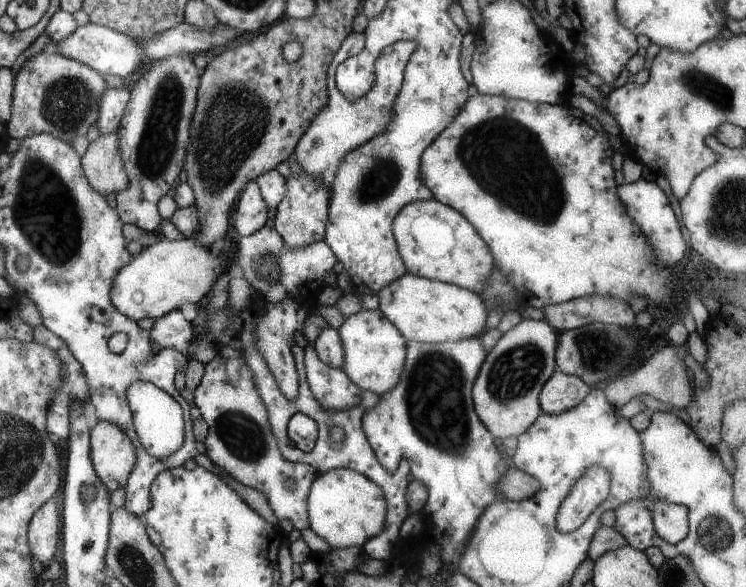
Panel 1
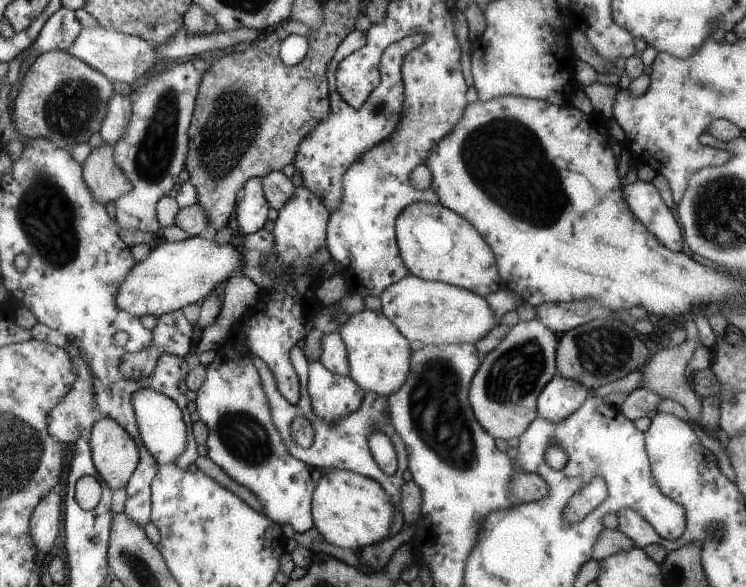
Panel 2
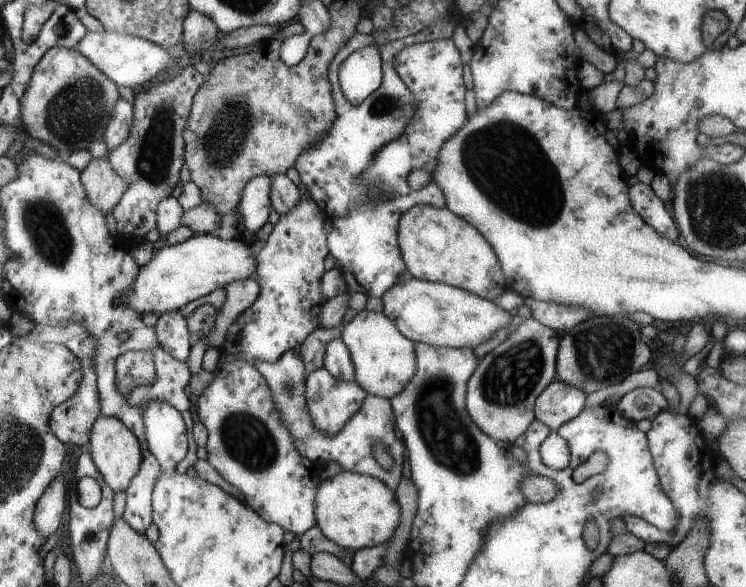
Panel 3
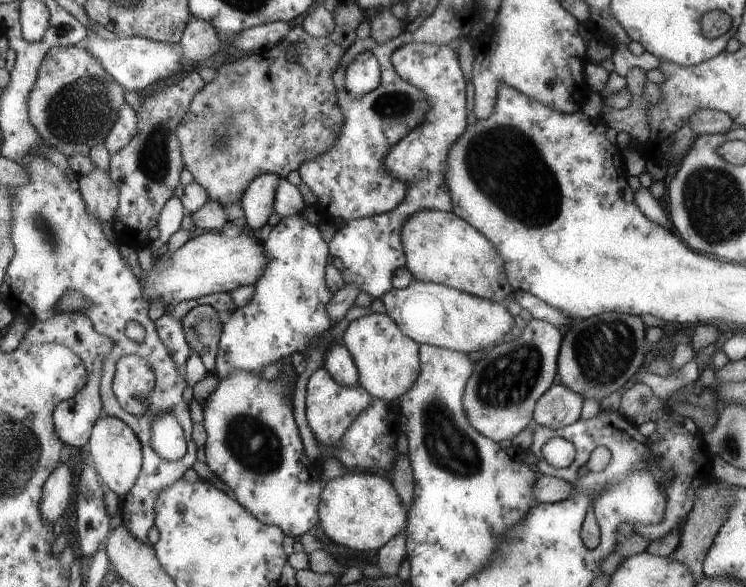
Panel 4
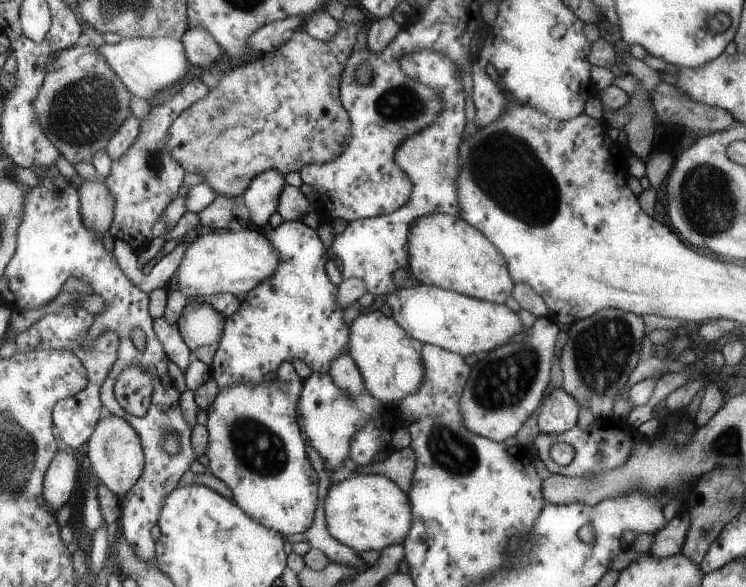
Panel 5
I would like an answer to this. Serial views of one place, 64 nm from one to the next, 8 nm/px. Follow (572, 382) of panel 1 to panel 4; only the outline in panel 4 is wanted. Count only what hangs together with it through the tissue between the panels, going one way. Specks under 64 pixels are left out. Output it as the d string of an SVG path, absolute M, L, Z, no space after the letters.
M553 384L539 400L537 410L533 412L533 420L539 428L561 430L565 426L573 426L579 420L583 396L569 390L567 386Z

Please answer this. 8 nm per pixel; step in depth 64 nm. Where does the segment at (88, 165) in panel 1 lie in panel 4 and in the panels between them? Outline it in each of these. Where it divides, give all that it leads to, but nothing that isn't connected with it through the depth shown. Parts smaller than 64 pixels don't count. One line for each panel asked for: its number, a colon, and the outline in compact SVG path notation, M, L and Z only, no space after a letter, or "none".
2: M109 142L95 148L83 166L85 182L93 190L93 196L97 196L97 200L103 204L117 204L123 194L133 190L129 176L117 164L117 146L111 146Z
3: M93 158L89 168L83 170L83 184L89 192L91 204L95 204L99 210L105 210L105 214L115 212L117 204L121 198L125 198L125 192L131 186L131 182L117 174L109 158Z
4: M95 168L91 174L81 176L79 180L89 212L101 222L113 222L117 208L121 206L121 186L113 180L111 172Z

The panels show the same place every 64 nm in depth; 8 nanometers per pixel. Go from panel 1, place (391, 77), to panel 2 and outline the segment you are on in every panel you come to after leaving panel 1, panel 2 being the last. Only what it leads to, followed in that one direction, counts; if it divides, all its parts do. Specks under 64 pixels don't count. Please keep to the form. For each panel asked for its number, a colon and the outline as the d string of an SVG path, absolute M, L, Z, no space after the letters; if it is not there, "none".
2: M353 30L353 34L349 34L349 38L345 38L345 42L341 42L337 54L333 54L333 62L329 64L329 70L327 70L329 100L331 100L329 118L321 120L317 130L313 130L313 134L309 134L309 138L305 138L305 142L301 142L301 150L297 150L297 160L295 160L295 168L301 172L303 184L307 184L311 190L315 190L325 200L325 206L329 208L329 212L337 210L337 206L341 206L345 170L349 170L349 166L353 166L353 162L361 162L361 158L365 154L369 154L369 150L373 150L373 146L377 146L377 142L385 142L385 138L389 138L389 134L393 134L393 130L397 130L397 122L401 122L401 110L405 104L405 84L403 84L403 76L401 76L401 66L403 66L405 58L409 56L409 52L413 48L421 46L421 40L423 40L423 34L407 36L407 38L401 38L393 44L389 44L383 50L381 60L379 60L379 86L375 90L371 90L367 100L357 110L351 108L349 104L345 104L341 100L341 96L337 94L335 68L339 62L349 58L349 54L353 54L355 50L361 50L367 44L367 34Z

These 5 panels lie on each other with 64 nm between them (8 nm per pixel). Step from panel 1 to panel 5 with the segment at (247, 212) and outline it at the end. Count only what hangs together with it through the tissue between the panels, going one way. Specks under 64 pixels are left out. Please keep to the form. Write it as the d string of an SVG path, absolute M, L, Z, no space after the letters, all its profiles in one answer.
M267 170L257 176L253 186L243 194L245 206L251 210L251 222L257 228L265 228L275 212L281 206L281 194L287 186L287 176L281 170Z

